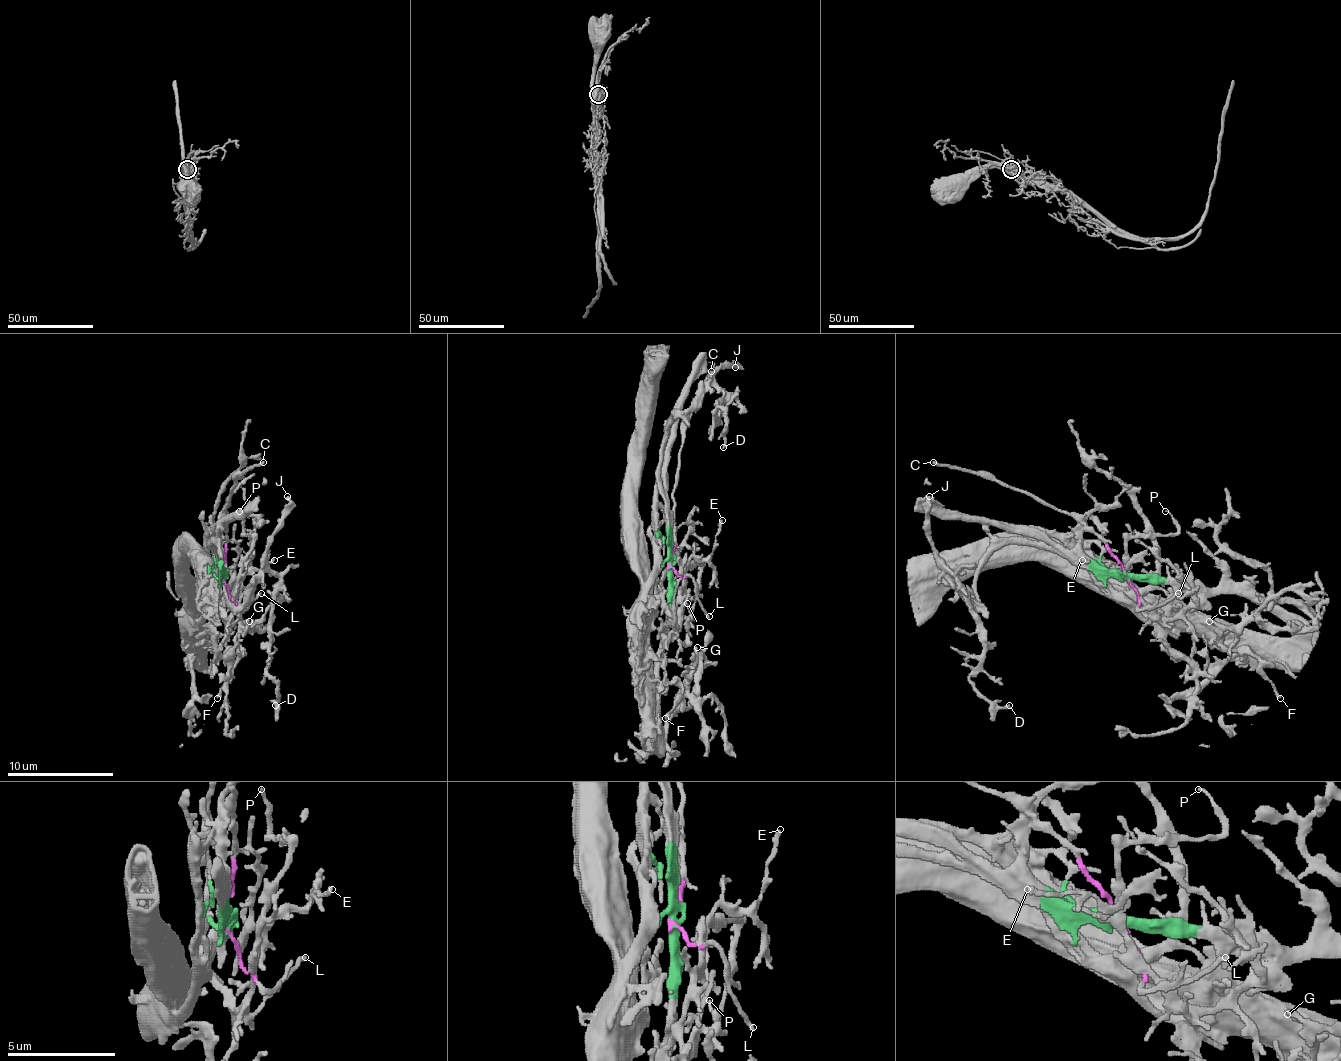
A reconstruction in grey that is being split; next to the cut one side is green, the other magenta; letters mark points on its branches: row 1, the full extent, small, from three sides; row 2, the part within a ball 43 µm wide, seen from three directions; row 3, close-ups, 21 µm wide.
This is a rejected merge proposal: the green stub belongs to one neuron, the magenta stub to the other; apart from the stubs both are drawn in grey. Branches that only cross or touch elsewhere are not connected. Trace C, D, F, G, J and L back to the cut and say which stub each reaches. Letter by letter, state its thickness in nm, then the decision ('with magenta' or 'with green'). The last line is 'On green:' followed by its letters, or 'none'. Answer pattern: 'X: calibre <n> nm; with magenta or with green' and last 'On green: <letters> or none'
C: calibre 200 nm; with magenta
D: calibre 200 nm; with green
F: calibre 200 nm; with green
G: calibre 220 nm; with green
J: calibre 320 nm; with green
L: calibre 180 nm; with magenta
On green: D, F, G, J

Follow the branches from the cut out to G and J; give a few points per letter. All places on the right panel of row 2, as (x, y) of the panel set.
G: (1126, 575), (1245, 588), (1306, 615), (1274, 601), (1229, 628), (1208, 620)
J: (1126, 575), (1097, 575), (1039, 546), (1001, 543), (978, 575), (975, 604), (946, 572), (930, 538), (930, 495)

